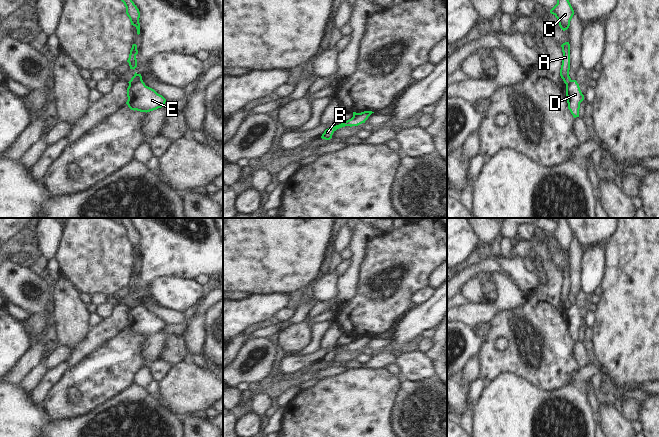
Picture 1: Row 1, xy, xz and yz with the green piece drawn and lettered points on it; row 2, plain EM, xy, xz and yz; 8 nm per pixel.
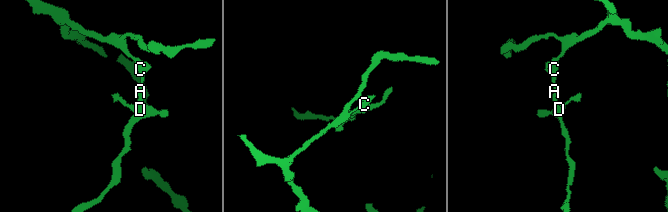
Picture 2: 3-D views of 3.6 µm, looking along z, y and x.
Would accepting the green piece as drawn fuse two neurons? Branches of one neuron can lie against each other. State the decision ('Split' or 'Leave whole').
Split

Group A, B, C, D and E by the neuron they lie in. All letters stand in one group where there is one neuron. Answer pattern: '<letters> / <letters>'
A C / B D E

